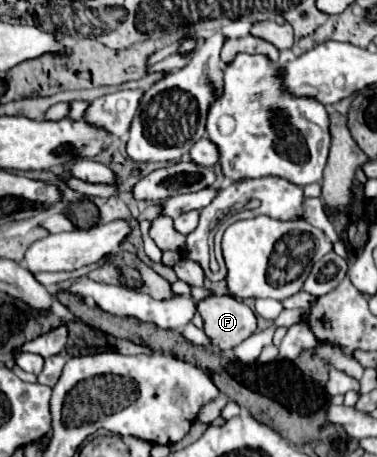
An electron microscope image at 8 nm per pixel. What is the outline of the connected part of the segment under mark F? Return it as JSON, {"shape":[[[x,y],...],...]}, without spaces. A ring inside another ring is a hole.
{"shape":[[[214,295],[200,301],[198,311],[204,319],[206,335],[214,341],[214,345],[218,345],[220,351],[232,349],[256,331],[254,311],[234,297]]]}

